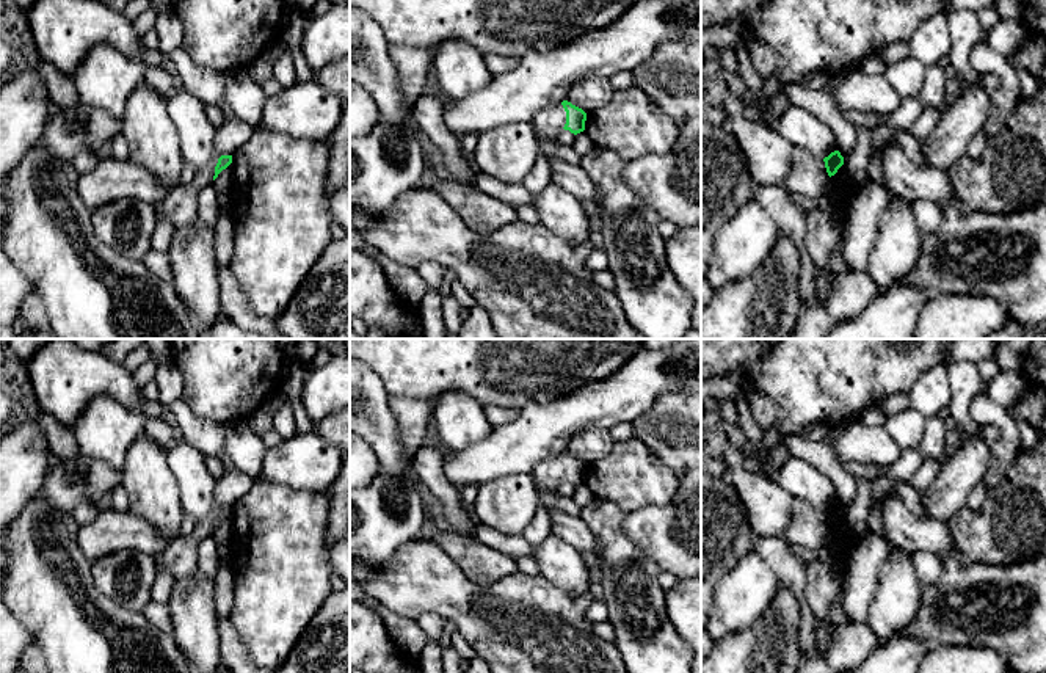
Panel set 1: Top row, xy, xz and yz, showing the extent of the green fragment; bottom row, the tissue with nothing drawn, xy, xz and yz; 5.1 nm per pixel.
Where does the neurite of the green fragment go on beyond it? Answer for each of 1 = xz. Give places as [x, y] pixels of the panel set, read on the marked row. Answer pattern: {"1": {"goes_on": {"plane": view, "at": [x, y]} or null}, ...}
{"1": {"goes_on": {"plane": "xz", "at": [549, 121]}}}

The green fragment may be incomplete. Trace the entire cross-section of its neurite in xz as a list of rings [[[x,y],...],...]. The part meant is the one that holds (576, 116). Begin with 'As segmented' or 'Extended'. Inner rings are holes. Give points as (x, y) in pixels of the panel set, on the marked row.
Extended. [[[568,100],[541,108],[535,113],[532,126],[549,141],[558,143],[558,133],[565,129],[577,135],[585,130],[587,113]]]

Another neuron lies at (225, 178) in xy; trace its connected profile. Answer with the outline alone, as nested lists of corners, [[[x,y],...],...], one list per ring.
[[[234,162],[223,169],[218,177],[213,180],[215,191],[229,191],[231,182],[232,182],[232,173],[234,173]]]

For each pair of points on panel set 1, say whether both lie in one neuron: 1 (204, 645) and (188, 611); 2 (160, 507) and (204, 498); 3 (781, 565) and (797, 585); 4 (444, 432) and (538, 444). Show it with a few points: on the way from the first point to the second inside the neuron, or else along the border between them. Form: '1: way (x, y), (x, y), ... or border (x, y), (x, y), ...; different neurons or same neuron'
1: way (196, 637), (195, 618); same neuron
2: border (170, 468), (177, 485), (181, 507), (185, 513); different neurons
3: way (786, 570), (795, 581); same neuron
4: border (493, 427), (486, 436), (474, 444), (450, 451); different neurons

